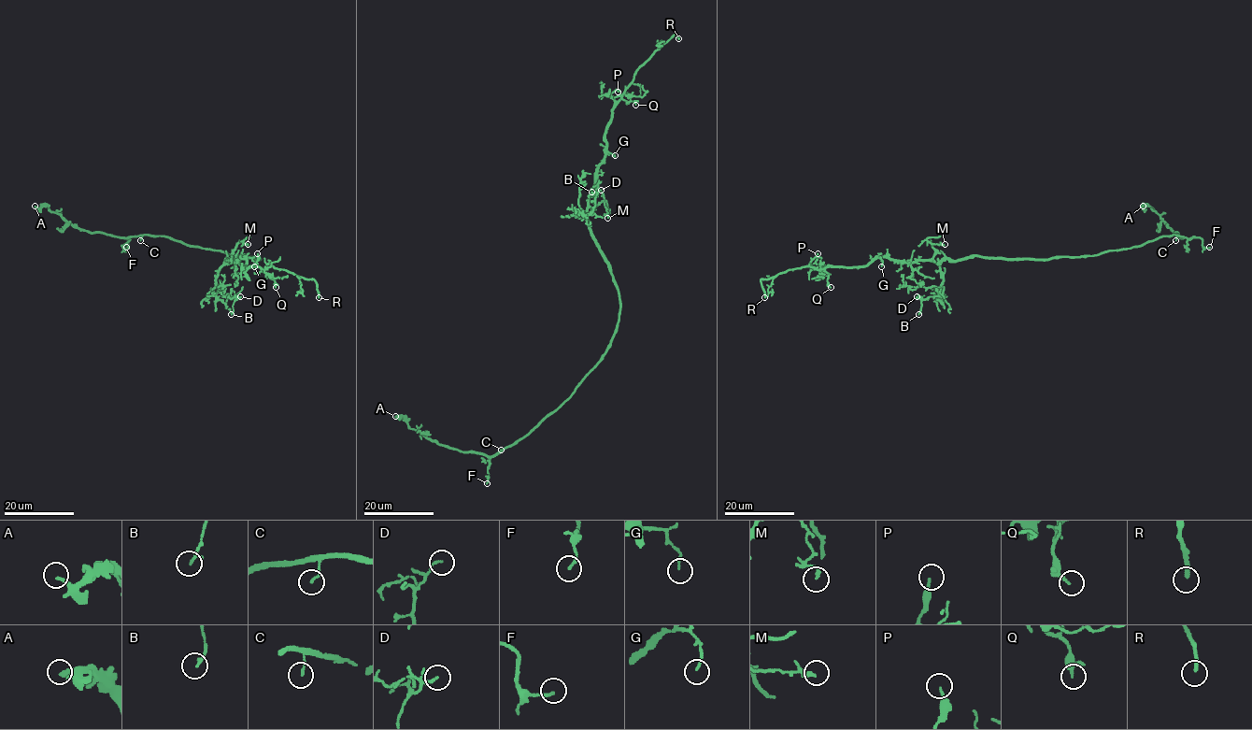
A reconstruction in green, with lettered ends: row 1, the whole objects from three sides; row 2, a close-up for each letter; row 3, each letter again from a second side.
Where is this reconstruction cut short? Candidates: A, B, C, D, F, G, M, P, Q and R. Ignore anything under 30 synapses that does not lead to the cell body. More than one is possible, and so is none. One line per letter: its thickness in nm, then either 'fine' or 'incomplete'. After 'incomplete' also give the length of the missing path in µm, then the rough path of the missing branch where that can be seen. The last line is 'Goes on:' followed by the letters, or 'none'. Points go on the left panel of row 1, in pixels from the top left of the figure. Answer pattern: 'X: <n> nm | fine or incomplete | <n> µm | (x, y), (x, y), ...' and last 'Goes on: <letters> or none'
A: 200 nm | fine
B: 150 nm | fine
C: 120 nm | fine
D: 110 nm | fine
F: 160 nm | fine
G: 110 nm | fine
M: 170 nm | fine
P: 200 nm | fine
Q: 160 nm | fine
R: 220 nm | incomplete | 40 µm | (319, 297), (315, 319), (305, 307), (293, 302), (271, 296), (244, 295)
Goes on: R

